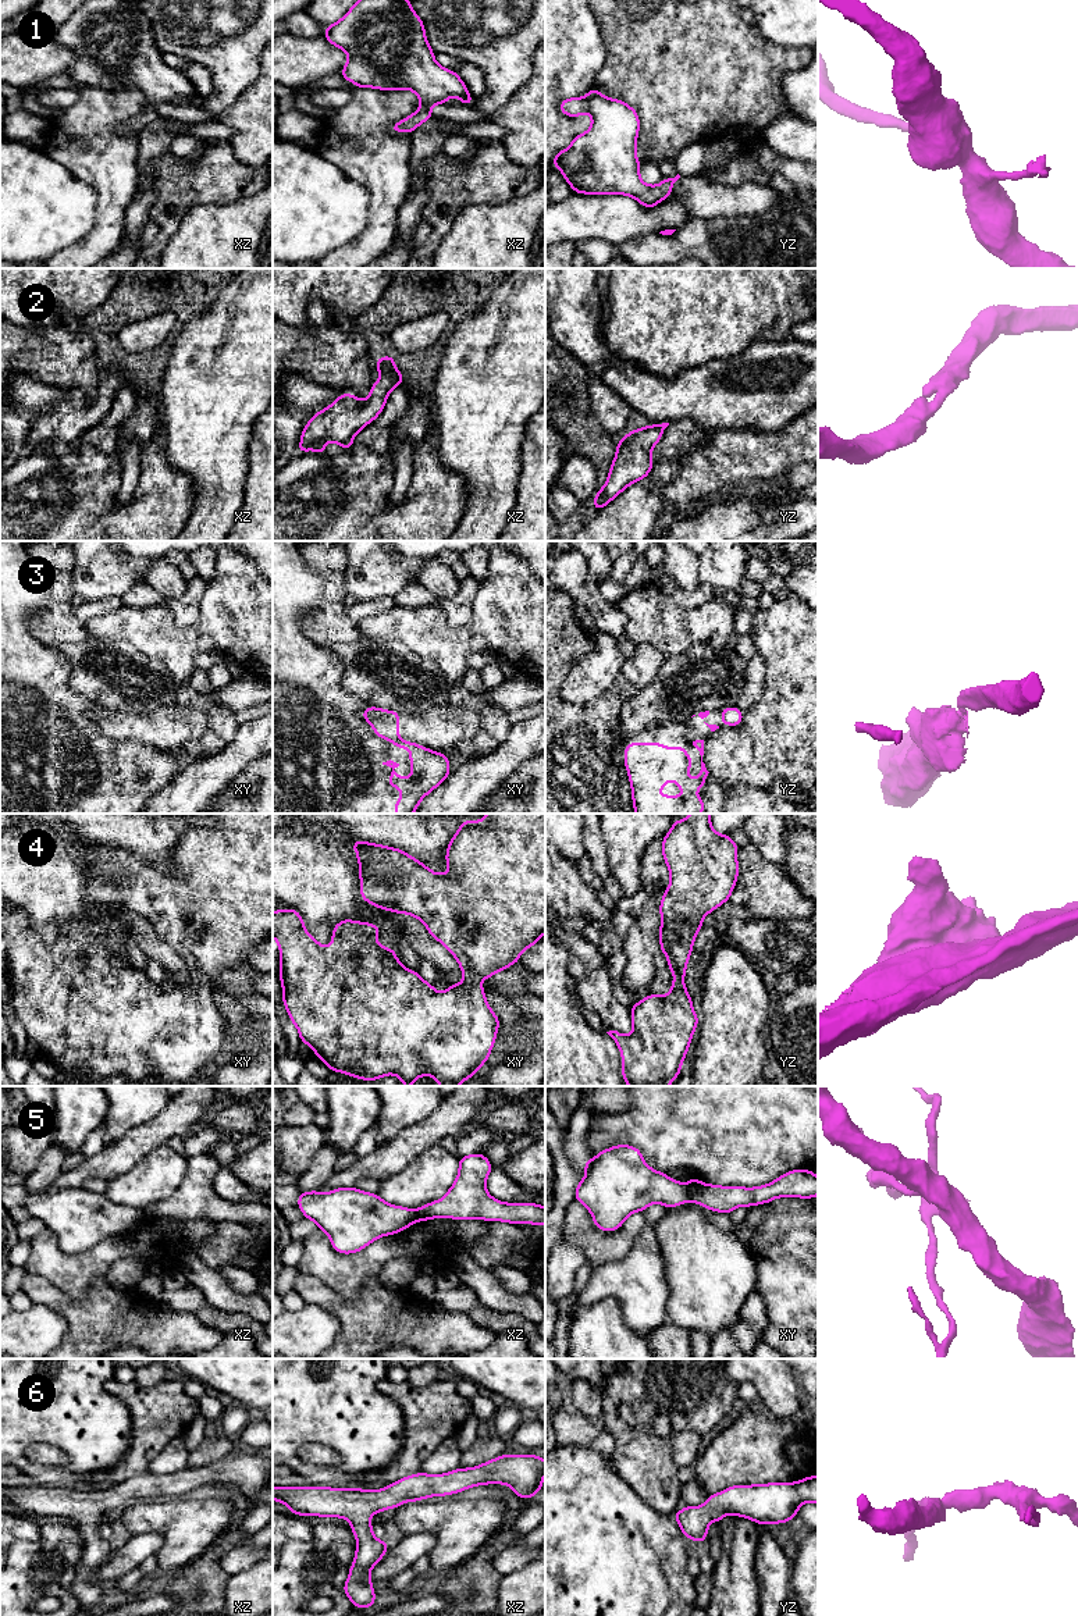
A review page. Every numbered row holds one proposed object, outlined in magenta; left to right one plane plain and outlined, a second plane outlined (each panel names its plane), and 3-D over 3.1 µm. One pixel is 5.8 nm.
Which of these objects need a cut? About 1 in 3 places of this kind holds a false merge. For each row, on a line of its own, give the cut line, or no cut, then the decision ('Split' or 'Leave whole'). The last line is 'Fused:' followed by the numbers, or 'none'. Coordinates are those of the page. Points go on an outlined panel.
1: No split. Leave whole
2: No split. Leave whole
3: Split along xy (404, 740), (392, 741). Split
4: No split. Leave whole
5: Split along xy (686, 1185), (690, 1199). Split
6: No split. Leave whole
Fused: 3, 5

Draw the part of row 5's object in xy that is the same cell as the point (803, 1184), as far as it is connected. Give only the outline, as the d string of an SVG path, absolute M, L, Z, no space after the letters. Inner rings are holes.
M791 1170L771 1183L743 1188L704 1183L694 1177L687 1183L690 1200L718 1213L769 1203L778 1197L814 1199L818 1195L818 1177L811 1170Z

